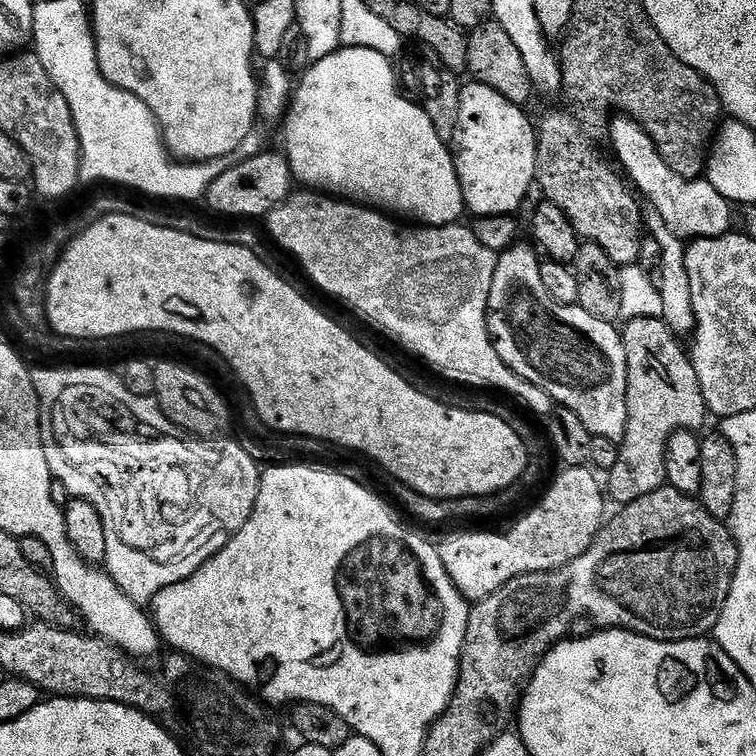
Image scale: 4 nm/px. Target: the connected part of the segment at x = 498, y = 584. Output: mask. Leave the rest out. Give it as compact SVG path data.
M565 467L548 493L509 532L460 532L439 541L442 566L469 602L490 598L516 576L549 572L578 558L594 542L605 523L606 492L591 467Z

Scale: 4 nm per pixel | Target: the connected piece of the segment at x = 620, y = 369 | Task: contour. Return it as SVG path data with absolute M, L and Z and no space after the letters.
M524 242L497 255L488 299L492 344L510 370L538 386L559 407L574 410L593 436L619 442L626 434L628 417L628 367L621 329L599 320L579 303L559 304L544 285L539 259L537 249L527 248Z

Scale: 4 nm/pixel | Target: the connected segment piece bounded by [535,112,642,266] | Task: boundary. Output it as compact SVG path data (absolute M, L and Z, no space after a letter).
M552 112L538 124L535 183L544 191L543 199L566 214L581 241L598 245L613 265L632 266L640 256L642 212L640 216L637 197L613 168L596 153L591 138L570 113Z

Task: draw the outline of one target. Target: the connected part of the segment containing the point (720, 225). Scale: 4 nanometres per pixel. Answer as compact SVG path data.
M620 114L617 117L608 128L608 134L612 138L612 148L616 151L621 164L619 167L626 176L628 171L627 179L631 187L652 203L651 211L662 214L662 222L670 226L675 236L687 238L689 241L729 235L733 231L733 205L729 204L726 198L722 198L722 194L718 194L714 186L710 186L707 178L687 180L682 178L682 174L674 174L674 170L666 166L662 154L658 154L650 134L644 132L643 126L629 116Z

